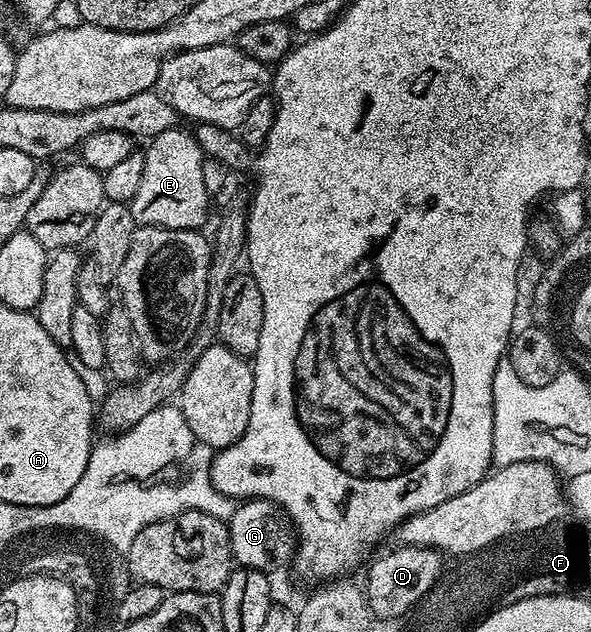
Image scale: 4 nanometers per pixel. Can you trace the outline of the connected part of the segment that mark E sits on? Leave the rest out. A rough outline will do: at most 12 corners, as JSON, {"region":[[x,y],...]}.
{"region":[[196,134],[148,140],[138,227],[204,228],[211,197]]}

